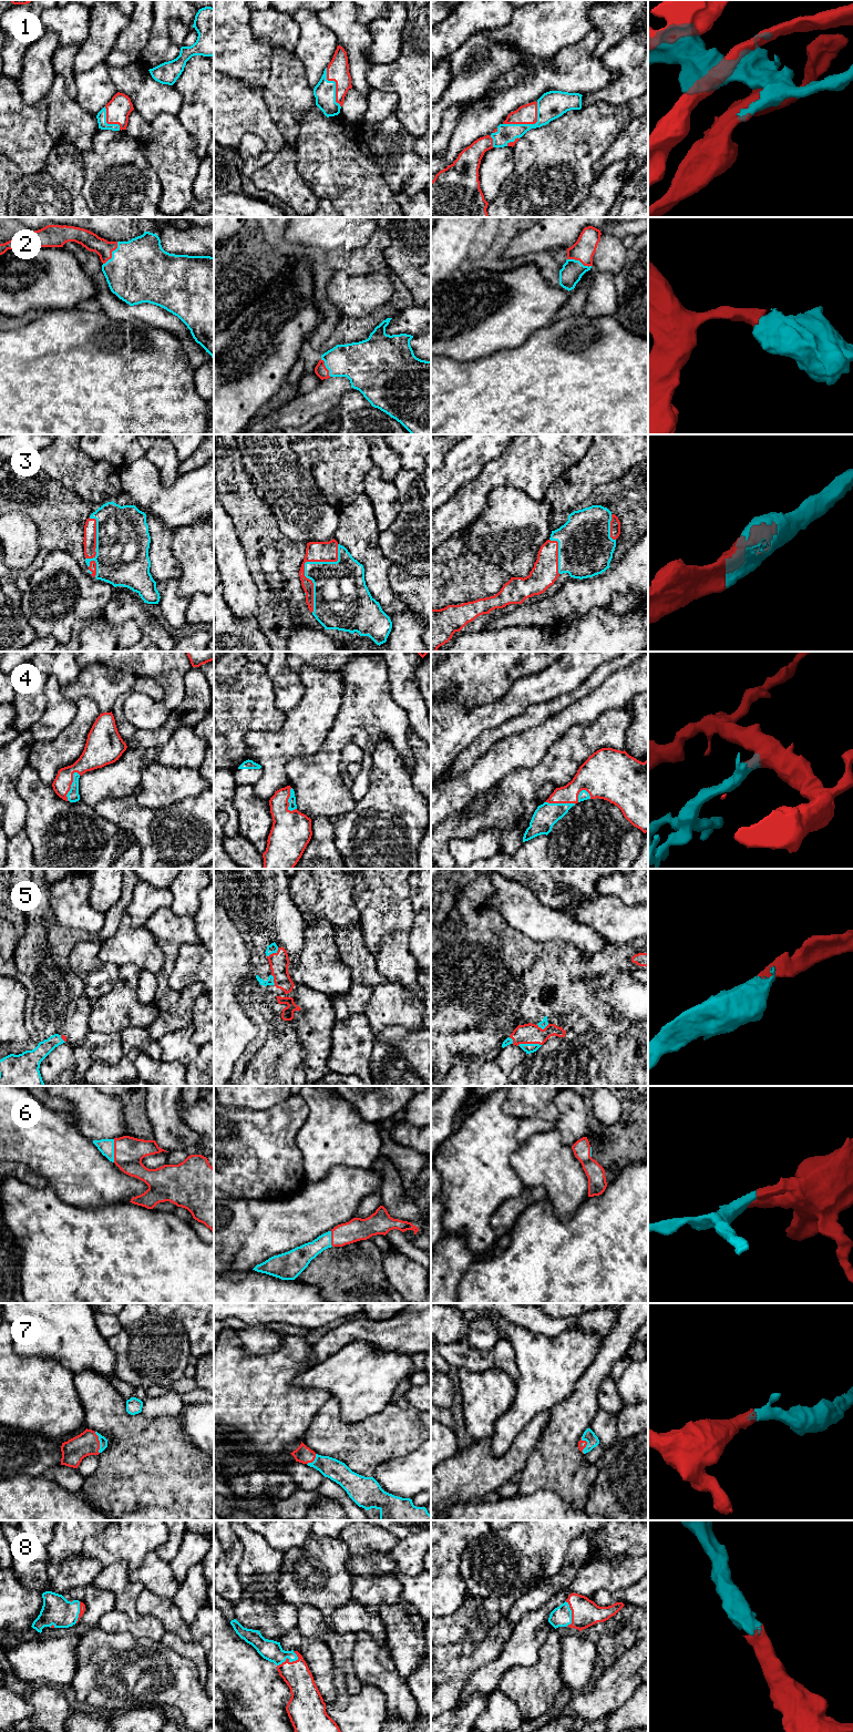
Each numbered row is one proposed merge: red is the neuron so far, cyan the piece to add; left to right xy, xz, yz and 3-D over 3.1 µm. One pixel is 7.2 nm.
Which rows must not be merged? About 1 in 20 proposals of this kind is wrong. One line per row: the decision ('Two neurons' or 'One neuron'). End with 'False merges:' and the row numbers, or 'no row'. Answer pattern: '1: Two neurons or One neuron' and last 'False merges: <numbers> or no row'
1: One neuron
2: One neuron
3: One neuron
4: One neuron
5: One neuron
6: One neuron
7: One neuron
8: One neuron
False merges: no row

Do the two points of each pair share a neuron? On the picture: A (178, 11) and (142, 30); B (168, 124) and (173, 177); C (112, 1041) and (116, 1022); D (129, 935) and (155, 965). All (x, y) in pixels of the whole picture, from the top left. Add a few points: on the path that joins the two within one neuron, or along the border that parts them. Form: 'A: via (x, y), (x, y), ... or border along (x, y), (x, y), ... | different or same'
A: border along (153, 11), (150, 39), (142, 50) | different
B: via (168, 137), (168, 149), (173, 156), (173, 164) | same
C: border along (89, 1030), (119, 1034) | different
D: via (134, 943), (148, 957) | same

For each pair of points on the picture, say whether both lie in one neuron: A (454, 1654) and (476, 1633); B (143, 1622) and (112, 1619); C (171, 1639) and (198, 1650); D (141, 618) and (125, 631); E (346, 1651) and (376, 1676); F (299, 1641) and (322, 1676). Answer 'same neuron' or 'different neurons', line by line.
A: different neurons
B: same neuron
C: same neuron
D: different neurons
E: different neurons
F: same neuron

